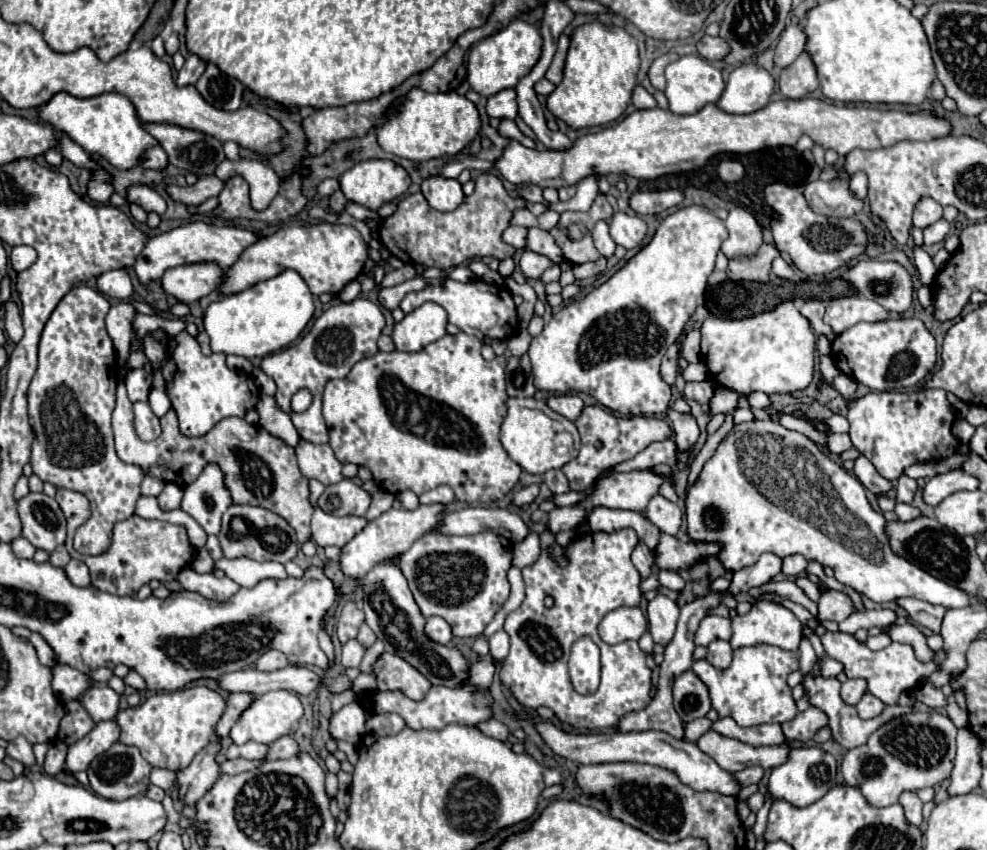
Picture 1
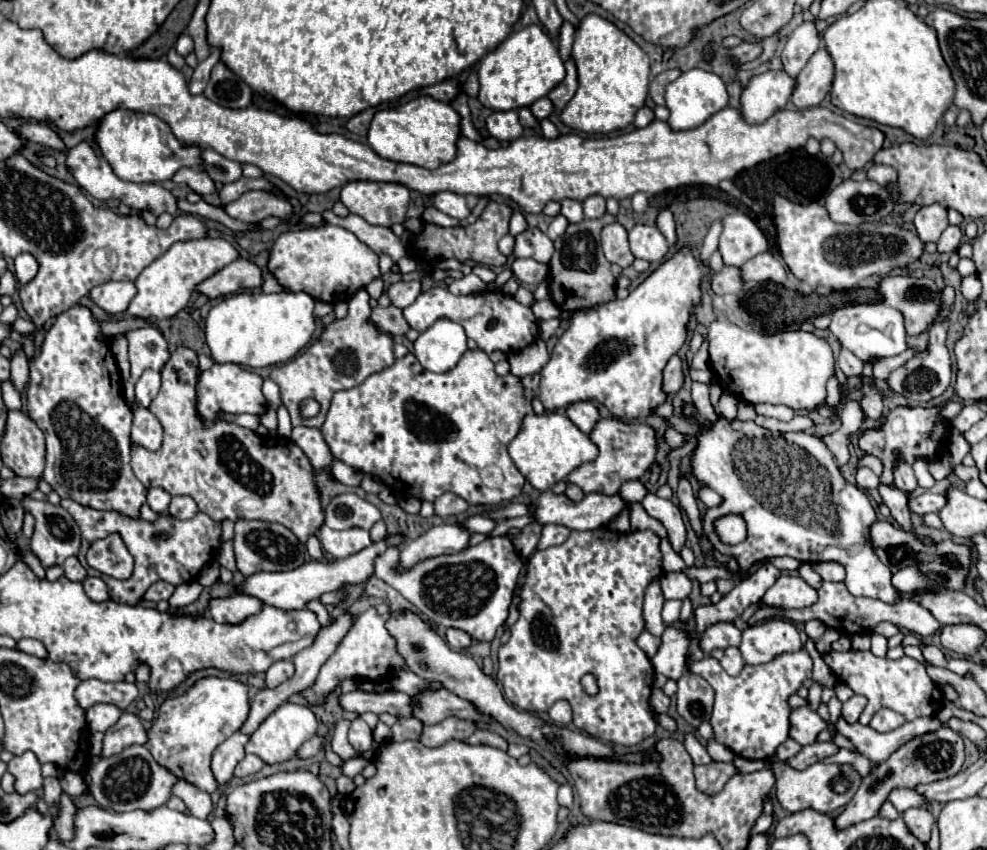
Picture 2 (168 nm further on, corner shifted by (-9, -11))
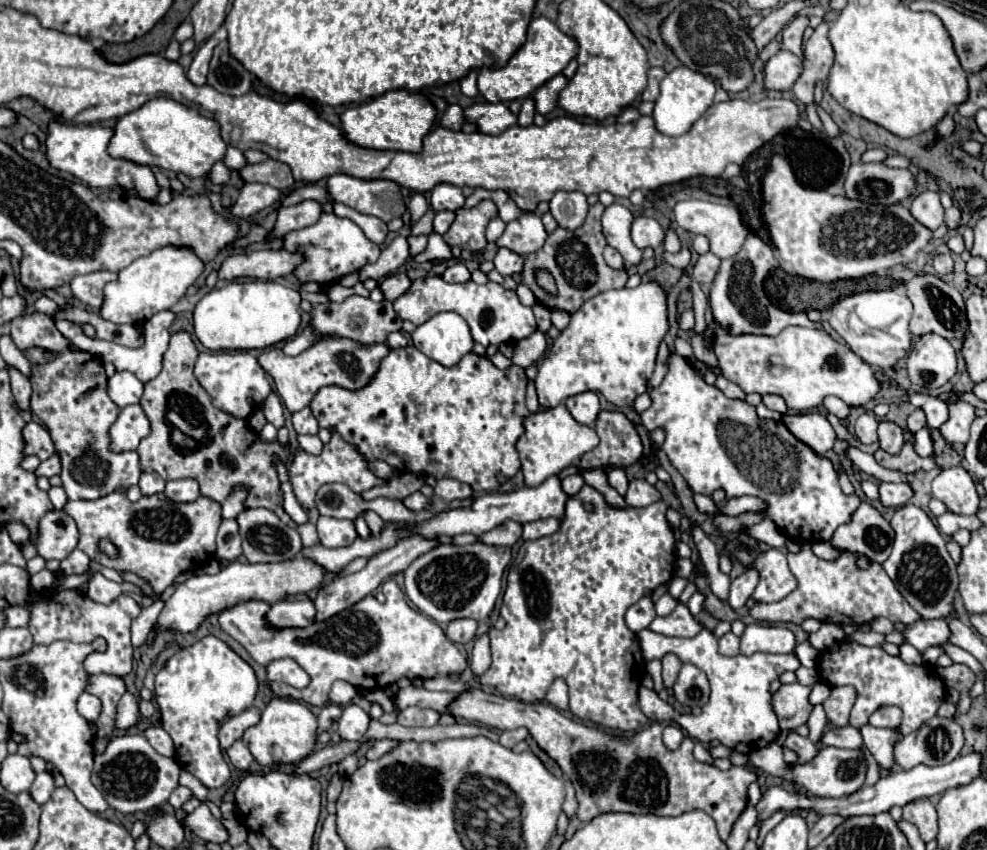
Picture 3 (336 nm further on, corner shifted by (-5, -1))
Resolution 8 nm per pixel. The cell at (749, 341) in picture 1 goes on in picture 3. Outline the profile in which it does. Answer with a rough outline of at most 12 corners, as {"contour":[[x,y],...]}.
{"contour":[[825,331],[731,335],[723,377],[789,409],[849,407],[881,389],[873,367]]}

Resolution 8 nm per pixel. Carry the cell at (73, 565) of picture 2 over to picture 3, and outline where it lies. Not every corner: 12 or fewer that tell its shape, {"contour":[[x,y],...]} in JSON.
{"contour":[[71,551],[61,561],[61,575],[85,573],[89,557],[83,551]]}

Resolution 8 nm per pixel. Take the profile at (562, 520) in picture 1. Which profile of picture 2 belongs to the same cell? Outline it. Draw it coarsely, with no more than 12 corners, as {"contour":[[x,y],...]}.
{"contour":[[545,525],[537,549],[561,545],[571,531],[563,525]]}

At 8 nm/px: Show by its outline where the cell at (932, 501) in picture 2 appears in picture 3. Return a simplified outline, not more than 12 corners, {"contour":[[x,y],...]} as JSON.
{"contour":[[883,483],[881,503],[903,507],[913,497],[909,483]]}

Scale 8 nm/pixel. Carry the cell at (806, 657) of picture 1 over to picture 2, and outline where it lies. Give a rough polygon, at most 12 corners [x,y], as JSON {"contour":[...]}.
{"contour":[[813,683],[807,705],[793,709],[789,737],[799,745],[815,741],[827,727],[817,708],[822,687]]}

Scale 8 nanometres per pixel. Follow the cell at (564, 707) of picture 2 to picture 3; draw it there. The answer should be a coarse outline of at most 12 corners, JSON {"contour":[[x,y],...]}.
{"contour":[[555,679],[545,697],[559,711],[569,709],[567,683]]}

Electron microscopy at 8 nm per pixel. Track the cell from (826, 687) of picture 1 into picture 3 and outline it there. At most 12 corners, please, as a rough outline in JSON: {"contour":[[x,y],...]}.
{"contour":[[863,725],[863,745],[875,761],[893,769],[893,745],[899,729]]}

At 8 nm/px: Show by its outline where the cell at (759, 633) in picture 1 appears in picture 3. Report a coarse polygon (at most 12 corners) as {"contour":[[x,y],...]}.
{"contour":[[751,623],[741,635],[741,653],[791,653],[787,627]]}

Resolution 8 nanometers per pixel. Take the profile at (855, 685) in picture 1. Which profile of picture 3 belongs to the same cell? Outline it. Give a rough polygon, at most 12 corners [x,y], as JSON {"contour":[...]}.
{"contour":[[835,687],[823,703],[827,719],[847,727],[855,687]]}

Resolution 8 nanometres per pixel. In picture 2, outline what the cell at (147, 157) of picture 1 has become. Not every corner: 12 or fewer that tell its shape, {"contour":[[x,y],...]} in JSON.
{"contour":[[179,169],[175,183],[189,185],[199,195],[217,191],[215,181],[201,169]]}

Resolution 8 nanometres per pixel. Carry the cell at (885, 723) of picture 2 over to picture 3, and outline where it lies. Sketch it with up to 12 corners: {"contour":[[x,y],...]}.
{"contour":[[879,707],[869,723],[873,727],[897,729],[899,707]]}

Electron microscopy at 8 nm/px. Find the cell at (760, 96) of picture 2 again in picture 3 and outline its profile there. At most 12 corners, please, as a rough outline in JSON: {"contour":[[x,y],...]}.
{"contour":[[785,49],[765,63],[765,91],[785,91],[801,75],[801,59]]}

